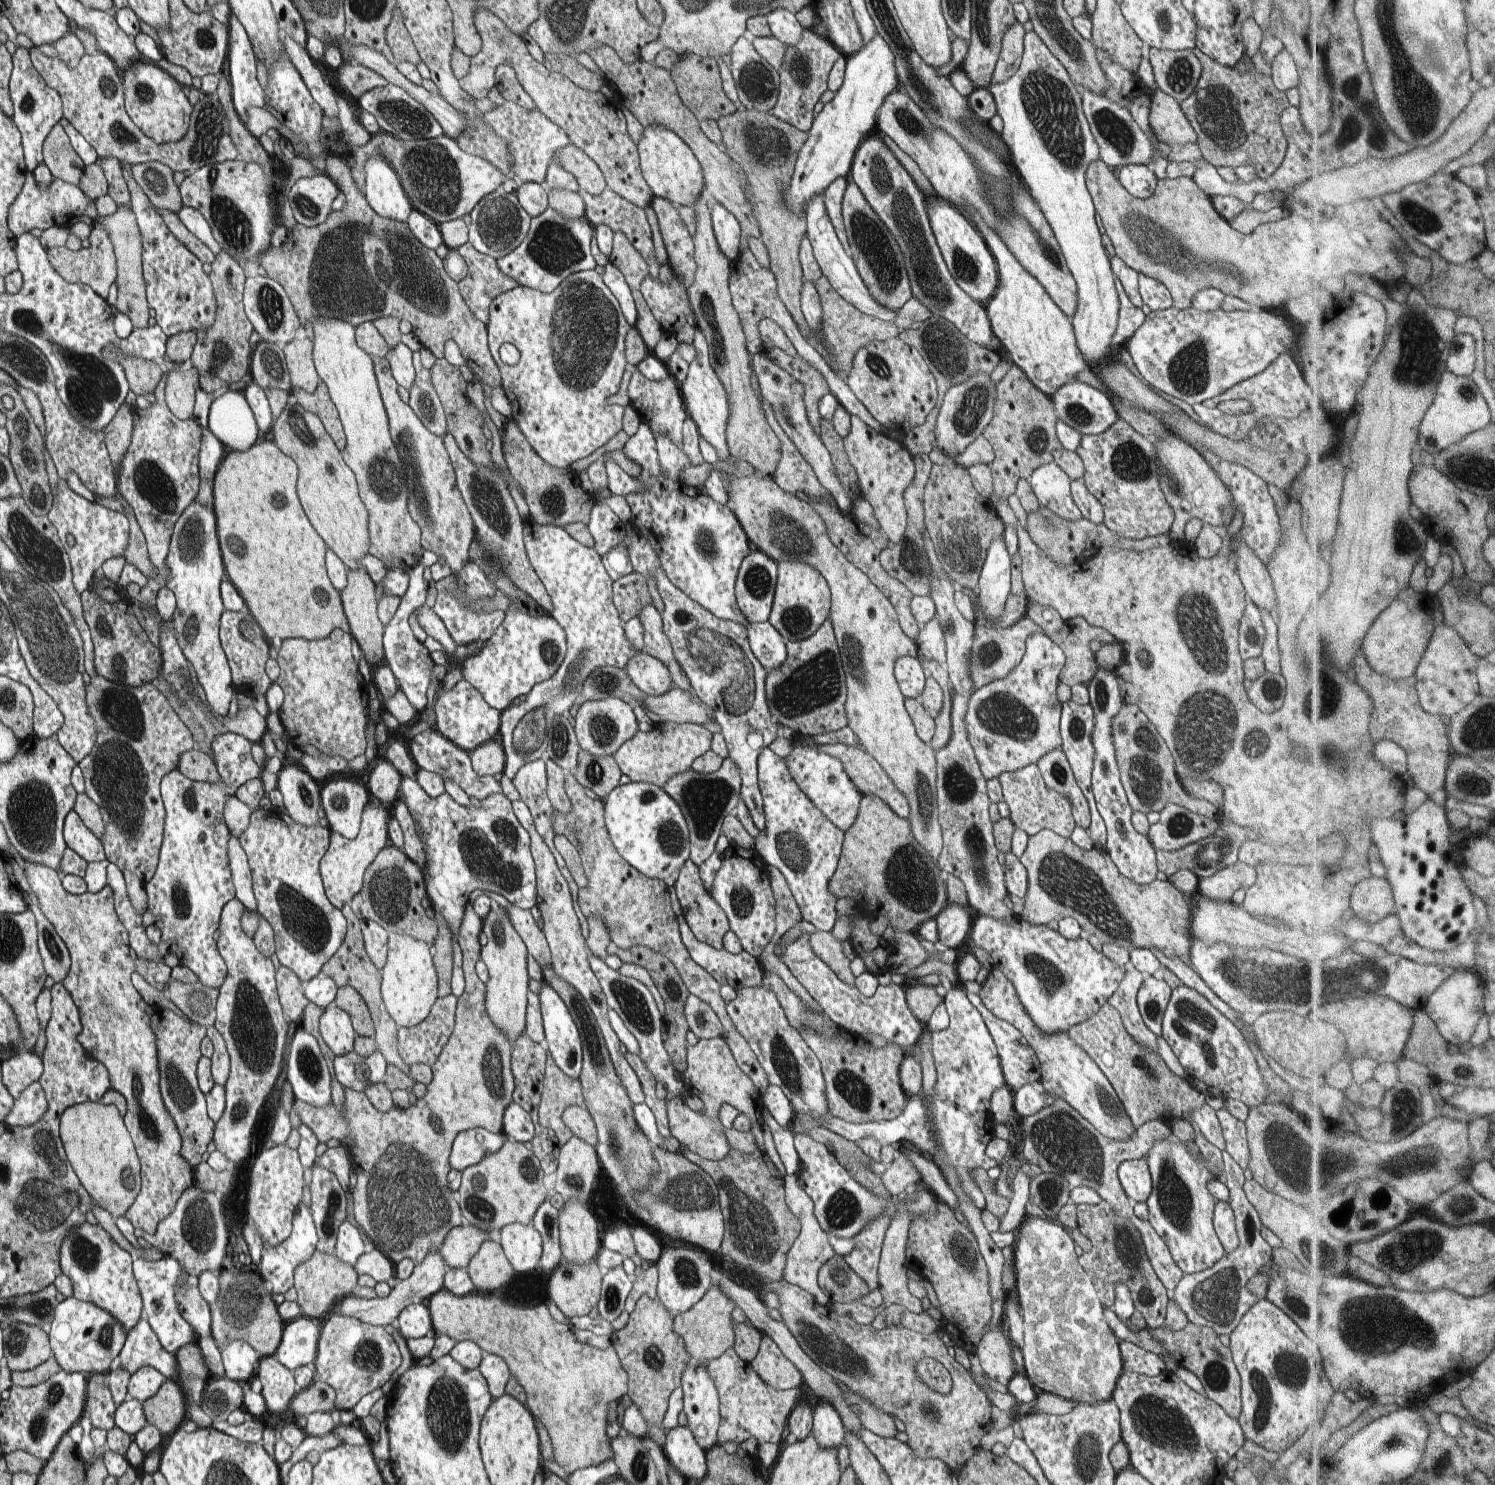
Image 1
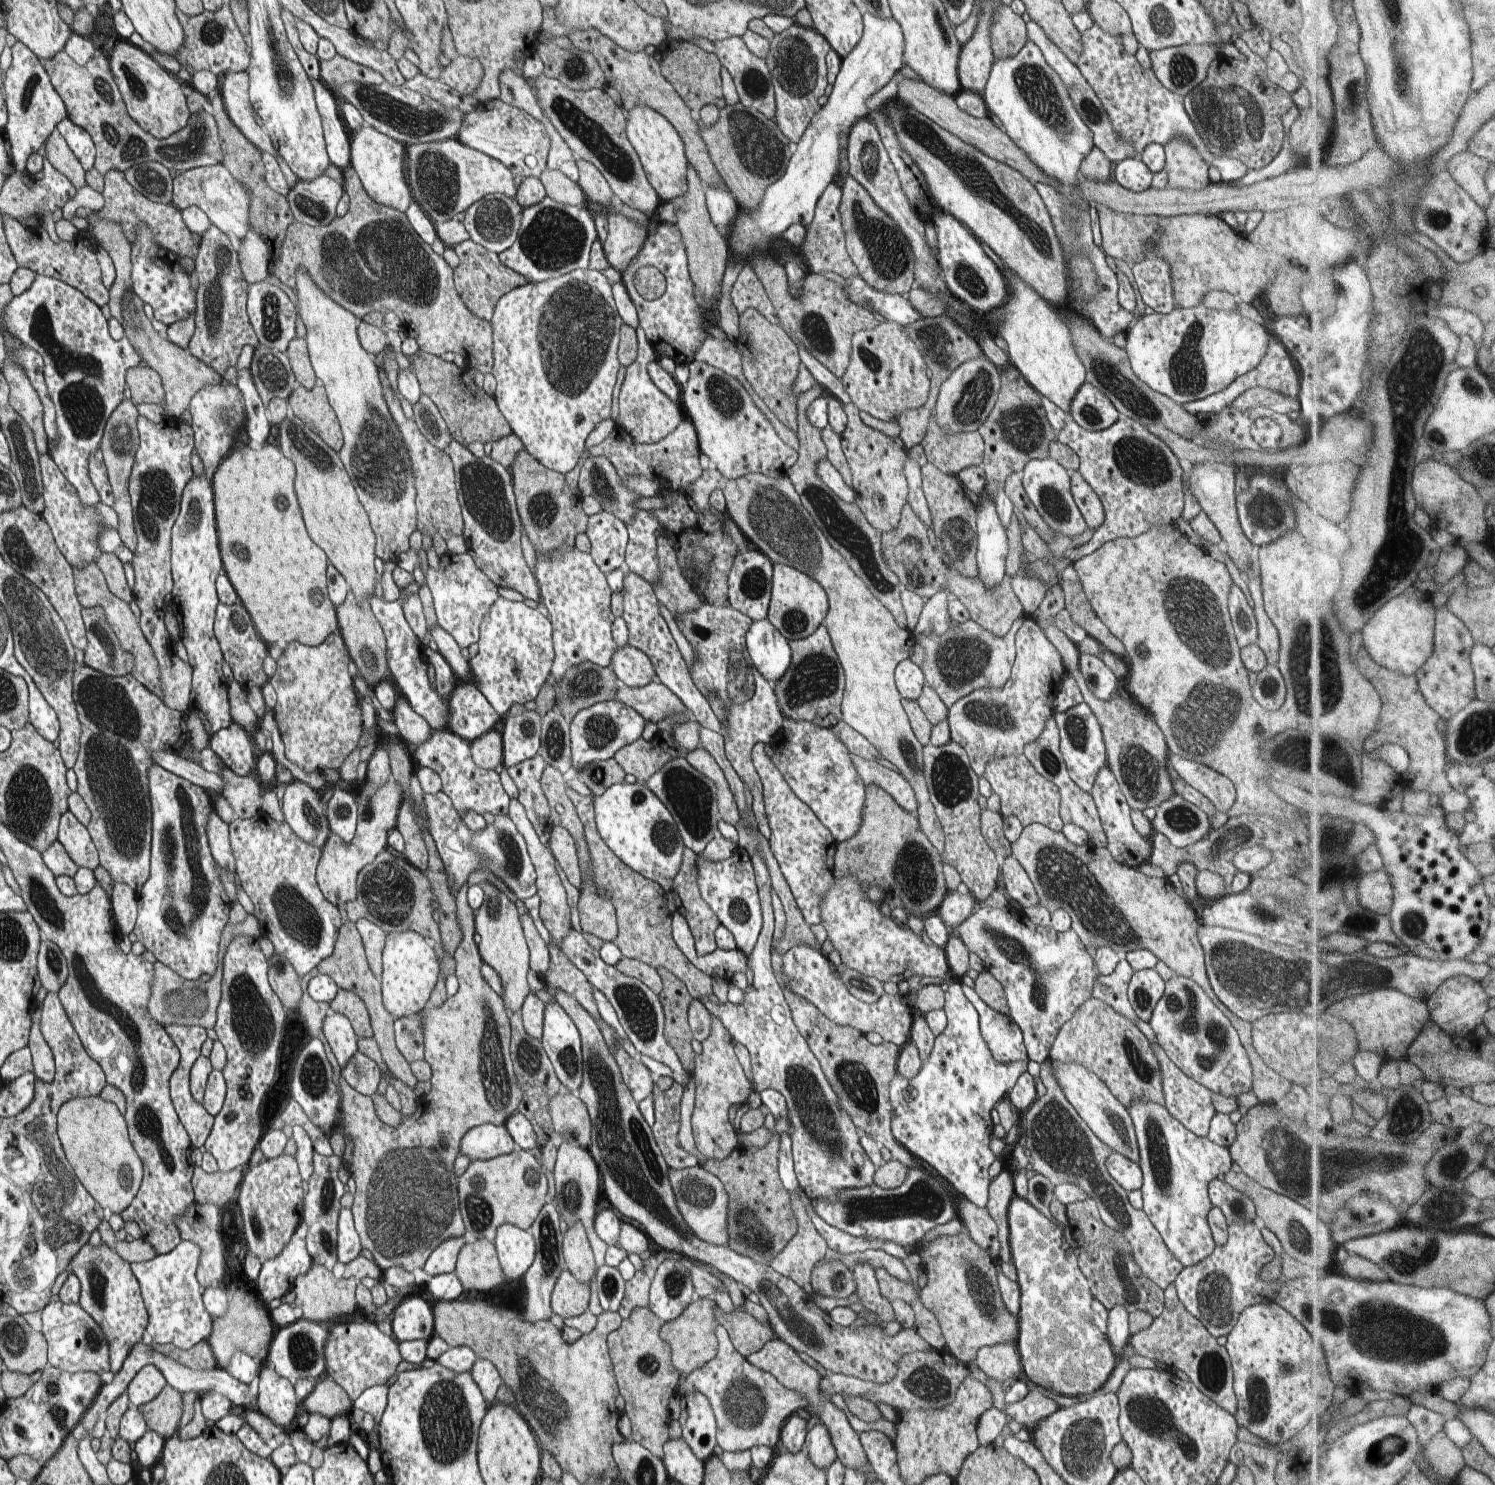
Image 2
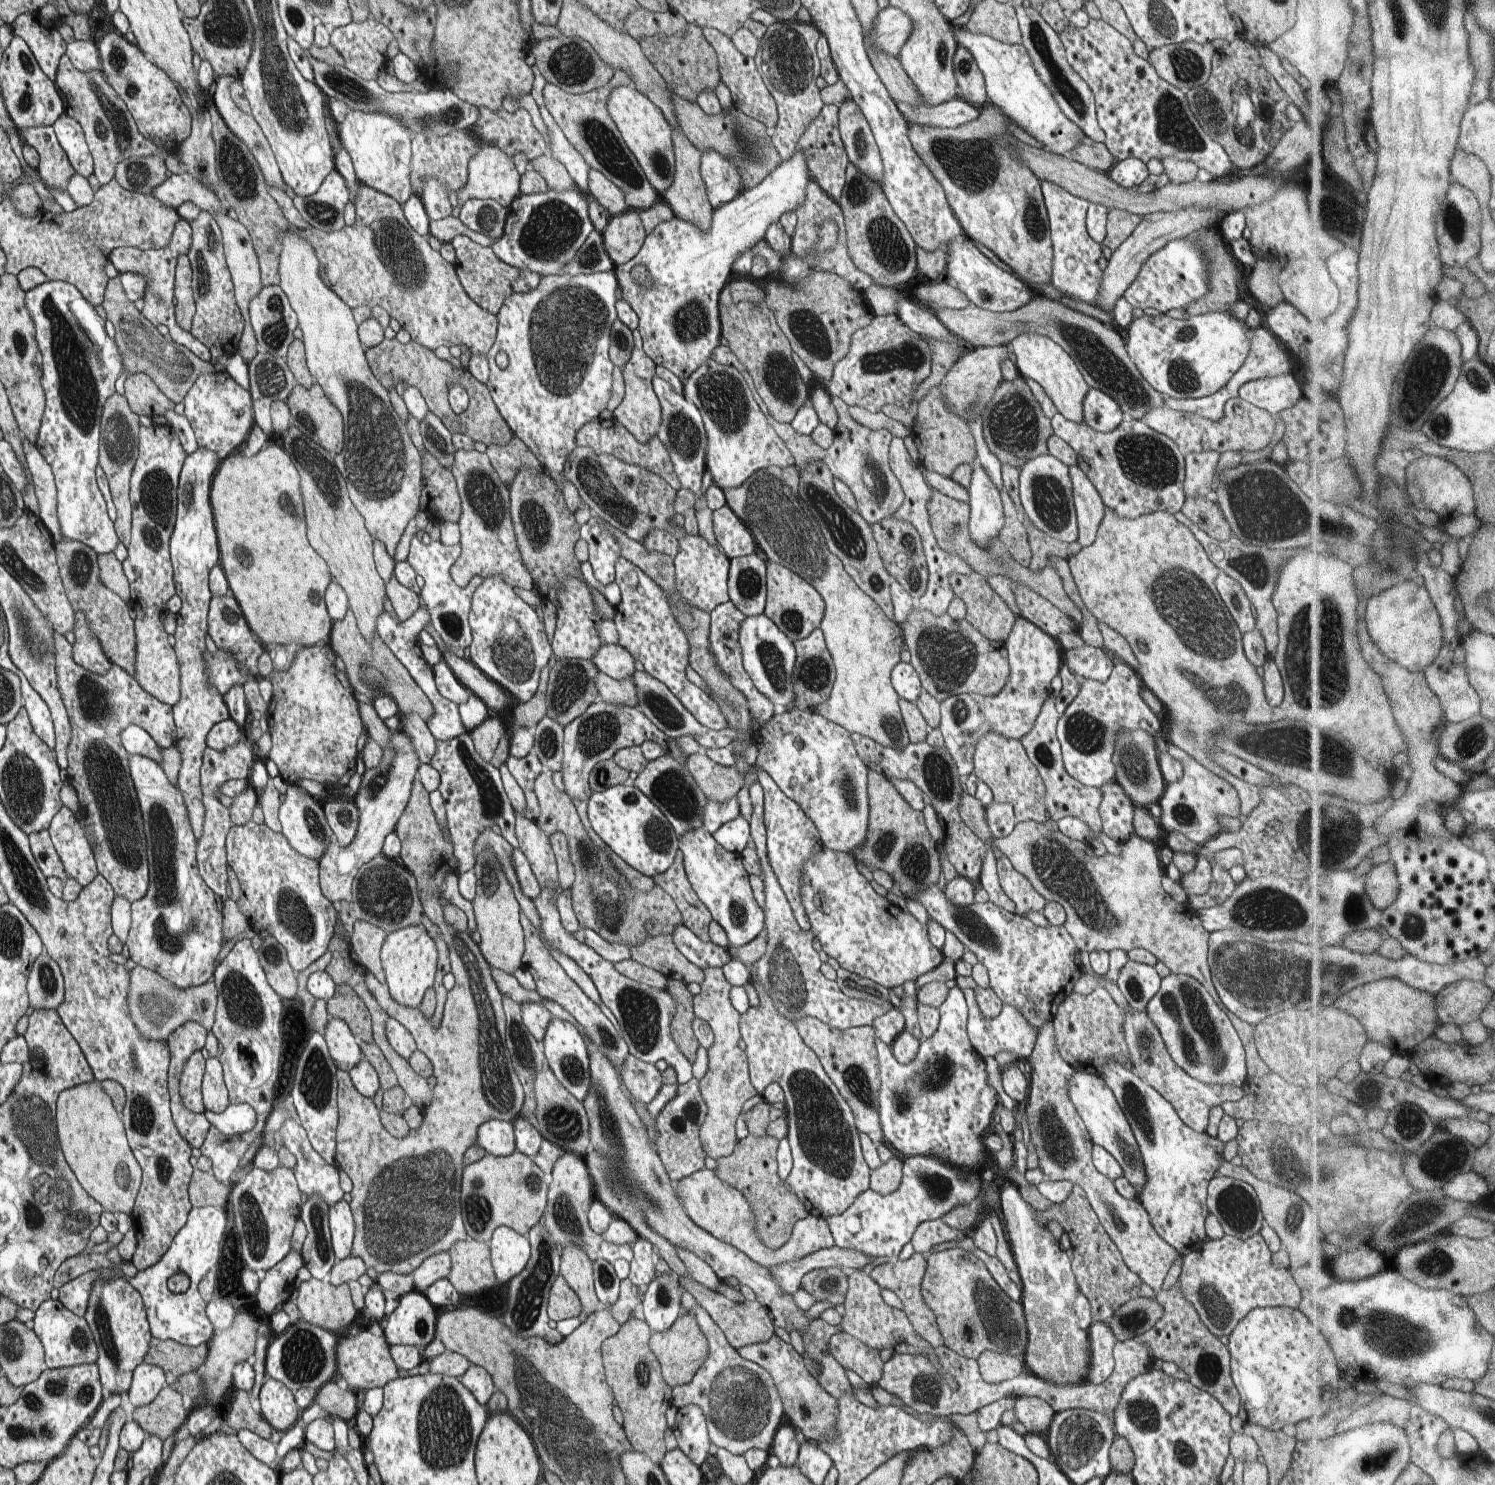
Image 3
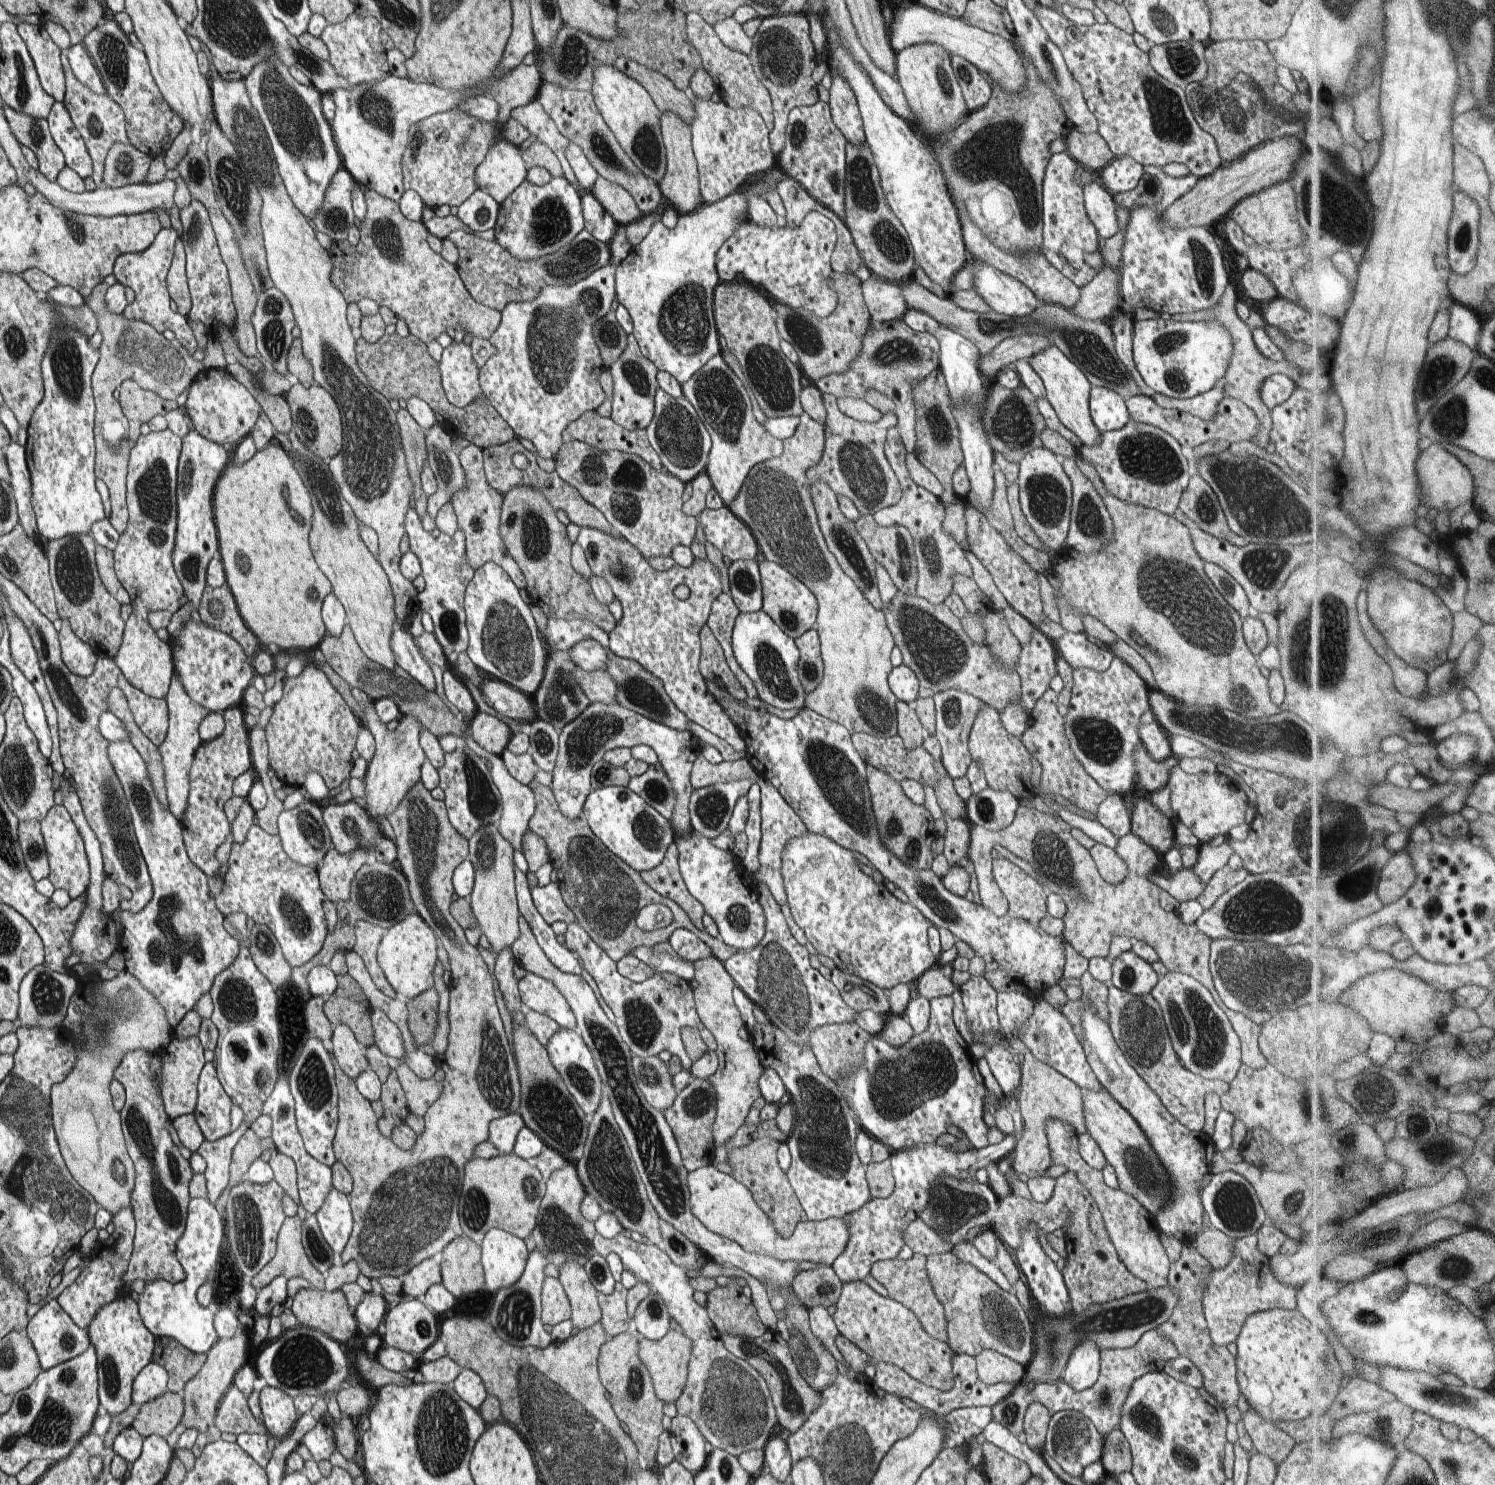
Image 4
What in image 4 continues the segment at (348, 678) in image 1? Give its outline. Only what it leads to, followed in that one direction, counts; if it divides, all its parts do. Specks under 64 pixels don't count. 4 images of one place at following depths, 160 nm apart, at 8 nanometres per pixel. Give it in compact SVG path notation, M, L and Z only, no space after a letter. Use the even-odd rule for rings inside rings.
M311 659L304 664L304 668L298 676L286 676L283 680L282 698L272 707L273 714L265 728L269 764L284 786L302 787L310 771L320 774L329 789L340 786L346 778L350 779L350 770L352 770L350 754L352 754L354 746L357 745L358 732L361 732L360 722L342 695L330 684L326 674L314 665Z

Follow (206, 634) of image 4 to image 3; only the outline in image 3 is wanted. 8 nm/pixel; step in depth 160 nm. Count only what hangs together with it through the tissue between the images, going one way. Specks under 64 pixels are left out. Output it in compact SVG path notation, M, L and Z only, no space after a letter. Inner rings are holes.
M207 650L204 652L209 685L216 687L221 695L230 692L236 685L242 685L248 679L254 679L251 675L244 673L237 665L236 659L227 651L218 651L213 656Z

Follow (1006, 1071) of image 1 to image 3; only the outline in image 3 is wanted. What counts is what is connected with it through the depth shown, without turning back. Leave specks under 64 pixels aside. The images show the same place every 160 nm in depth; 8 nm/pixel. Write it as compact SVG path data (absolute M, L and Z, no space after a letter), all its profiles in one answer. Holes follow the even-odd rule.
M971 988L962 989L966 1007L968 1007L968 1020L966 1020L966 1032L972 1047L983 1058L995 1058L996 1054L1016 1054L1020 1058L1029 1057L1034 1050L1037 1032L1024 1018L1024 1015L1012 1005L1003 1005L1001 1013L994 1018L984 1016L978 1006L975 991Z

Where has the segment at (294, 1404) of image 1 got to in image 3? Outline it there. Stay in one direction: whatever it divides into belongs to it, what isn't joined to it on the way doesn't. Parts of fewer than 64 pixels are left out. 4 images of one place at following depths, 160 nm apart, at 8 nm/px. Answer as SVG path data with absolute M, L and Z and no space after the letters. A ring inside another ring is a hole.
M333 1381L323 1384L315 1396L315 1403L319 1404L331 1417L340 1417L349 1421L357 1414L359 1405L357 1394L348 1388L342 1390Z

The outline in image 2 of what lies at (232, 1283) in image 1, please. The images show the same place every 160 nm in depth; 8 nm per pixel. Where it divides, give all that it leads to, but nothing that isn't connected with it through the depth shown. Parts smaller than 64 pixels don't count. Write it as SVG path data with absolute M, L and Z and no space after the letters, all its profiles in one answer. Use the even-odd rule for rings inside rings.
M240 1282L238 1288L234 1290L234 1296L228 1302L226 1312L221 1316L212 1317L212 1331L206 1342L214 1354L217 1367L225 1371L230 1358L234 1357L236 1353L244 1352L244 1354L254 1357L260 1353L262 1346L270 1344L270 1340L274 1336L270 1314L256 1293L252 1288L248 1288L248 1284Z

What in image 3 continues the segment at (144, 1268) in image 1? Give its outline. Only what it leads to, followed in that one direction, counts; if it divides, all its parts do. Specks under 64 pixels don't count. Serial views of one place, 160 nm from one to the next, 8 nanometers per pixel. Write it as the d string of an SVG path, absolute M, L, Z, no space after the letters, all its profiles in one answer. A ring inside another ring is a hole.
M213 1206L193 1208L187 1223L174 1235L168 1250L154 1266L138 1271L130 1279L131 1285L143 1295L148 1311L152 1336L160 1340L176 1340L183 1345L195 1347L207 1343L213 1335L212 1322L205 1312L206 1302L199 1293L199 1282L212 1268L216 1268L221 1258L222 1244L231 1226L231 1216L227 1209ZM178 1273L189 1278L186 1292L175 1293L169 1289L169 1278Z

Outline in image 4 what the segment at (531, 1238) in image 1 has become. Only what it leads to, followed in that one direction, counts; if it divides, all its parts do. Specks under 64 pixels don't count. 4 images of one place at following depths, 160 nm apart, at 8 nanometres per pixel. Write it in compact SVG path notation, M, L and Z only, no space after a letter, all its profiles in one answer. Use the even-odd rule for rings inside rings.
M490 1229L480 1246L485 1274L483 1291L498 1292L522 1276L529 1257L524 1239L504 1229Z

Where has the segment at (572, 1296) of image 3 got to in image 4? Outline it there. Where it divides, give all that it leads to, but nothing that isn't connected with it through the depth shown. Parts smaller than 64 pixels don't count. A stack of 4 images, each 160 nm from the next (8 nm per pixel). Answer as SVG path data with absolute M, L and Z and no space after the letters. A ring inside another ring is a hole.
M546 1277L541 1290L541 1319L554 1326L571 1318L571 1304L559 1278Z

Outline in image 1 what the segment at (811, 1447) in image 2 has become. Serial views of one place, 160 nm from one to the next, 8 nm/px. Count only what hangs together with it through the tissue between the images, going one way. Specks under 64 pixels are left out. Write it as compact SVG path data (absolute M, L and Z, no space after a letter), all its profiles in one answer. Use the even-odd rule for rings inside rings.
M819 1400L813 1414L812 1436L820 1448L838 1449L846 1434L838 1412L828 1401Z

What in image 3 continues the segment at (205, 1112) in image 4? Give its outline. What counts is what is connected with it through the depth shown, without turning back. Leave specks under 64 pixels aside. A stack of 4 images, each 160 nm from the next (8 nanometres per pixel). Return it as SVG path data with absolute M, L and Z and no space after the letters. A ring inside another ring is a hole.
M209 1057L206 1061L206 1074L203 1078L203 1102L206 1110L213 1113L224 1112L228 1108L230 1096L223 1079L223 1063L218 1057Z

